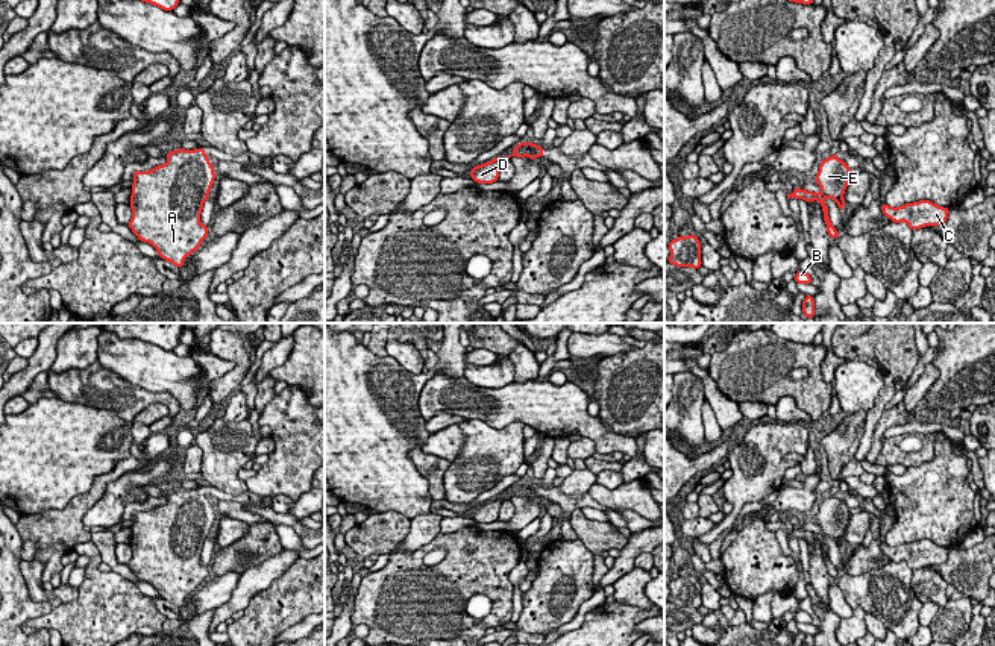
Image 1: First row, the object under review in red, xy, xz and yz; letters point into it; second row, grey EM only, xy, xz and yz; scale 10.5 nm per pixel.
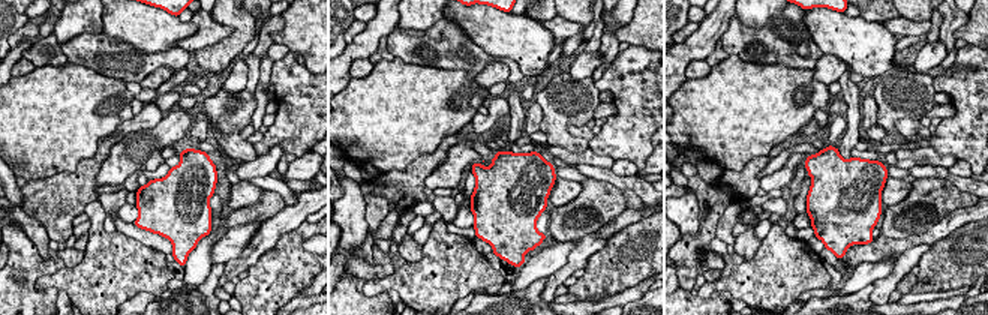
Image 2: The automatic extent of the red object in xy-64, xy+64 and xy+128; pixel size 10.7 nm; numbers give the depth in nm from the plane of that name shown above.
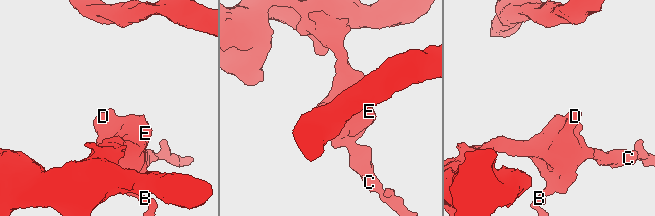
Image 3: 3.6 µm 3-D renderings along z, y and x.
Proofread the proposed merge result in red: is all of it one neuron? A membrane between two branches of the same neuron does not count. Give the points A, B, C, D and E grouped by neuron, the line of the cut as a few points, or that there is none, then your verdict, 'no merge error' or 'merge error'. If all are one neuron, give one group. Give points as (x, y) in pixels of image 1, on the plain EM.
A B C D E | no cut | no merge error

